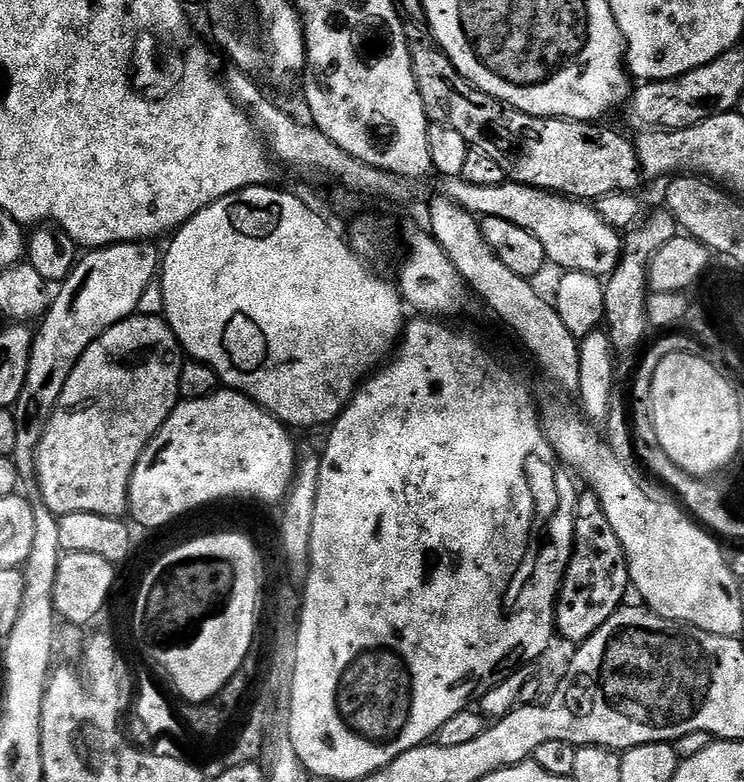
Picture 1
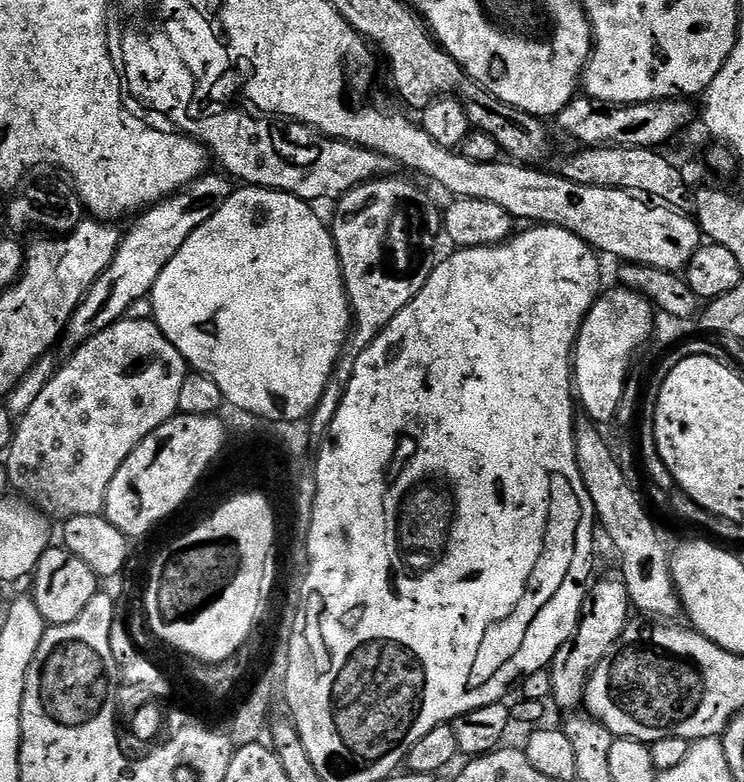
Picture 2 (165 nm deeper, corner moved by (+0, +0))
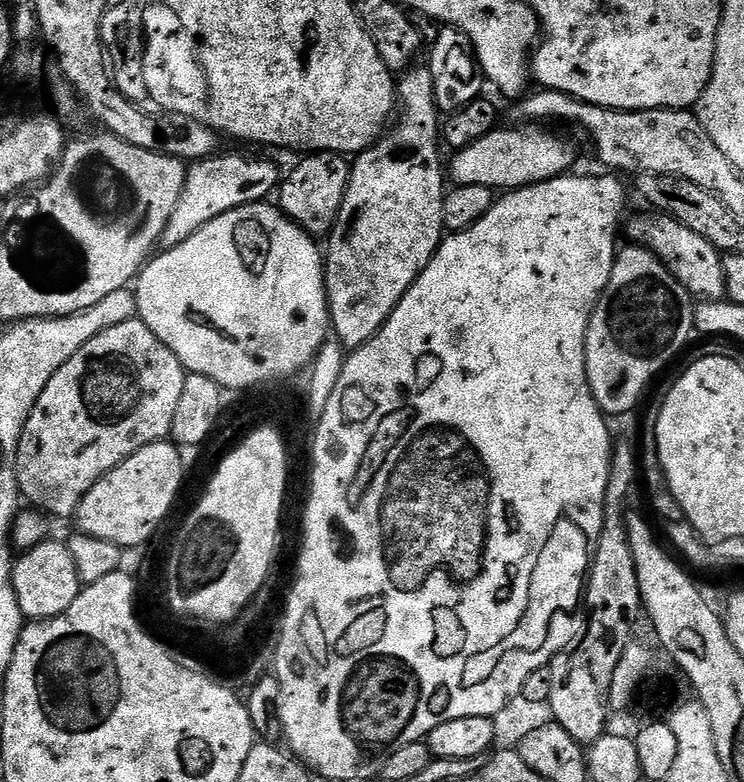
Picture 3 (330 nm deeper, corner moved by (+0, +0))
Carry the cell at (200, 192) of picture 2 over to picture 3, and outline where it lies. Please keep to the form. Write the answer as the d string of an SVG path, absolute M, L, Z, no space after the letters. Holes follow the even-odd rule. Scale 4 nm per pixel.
M217 154L206 160L198 160L187 165L188 173L182 190L182 198L178 198L178 206L166 222L166 230L162 234L159 247L167 250L186 242L202 226L214 222L222 214L247 204L258 204L269 199L268 196L277 191L282 180L279 172L268 158L257 158L252 154Z

